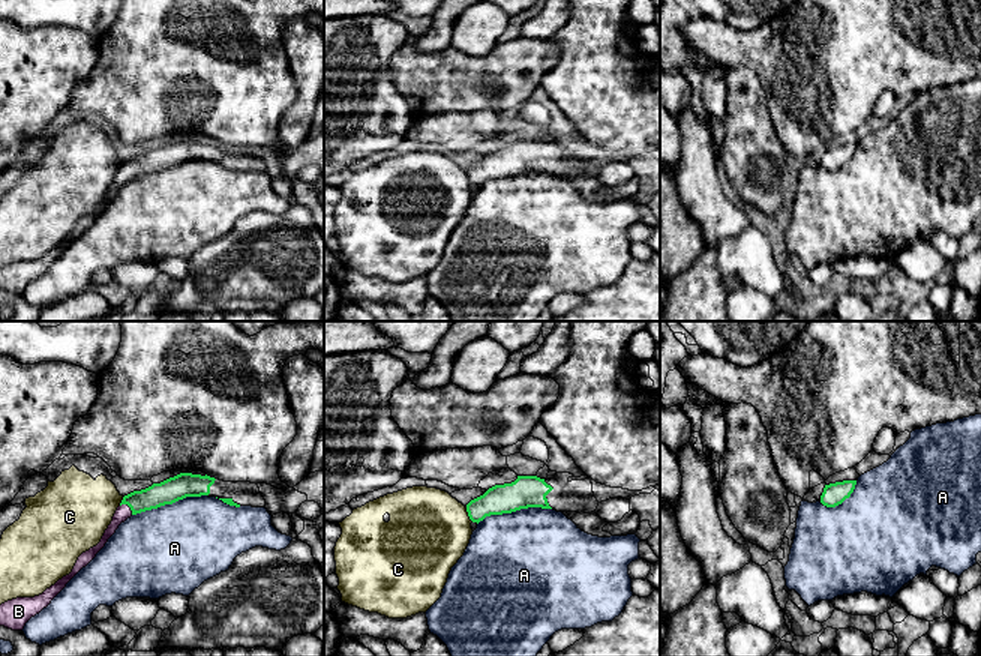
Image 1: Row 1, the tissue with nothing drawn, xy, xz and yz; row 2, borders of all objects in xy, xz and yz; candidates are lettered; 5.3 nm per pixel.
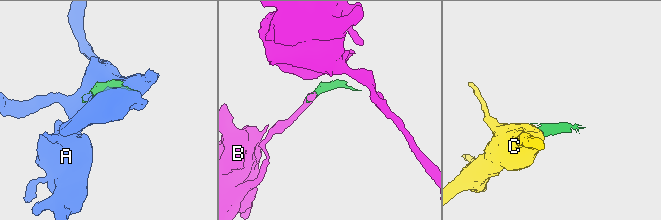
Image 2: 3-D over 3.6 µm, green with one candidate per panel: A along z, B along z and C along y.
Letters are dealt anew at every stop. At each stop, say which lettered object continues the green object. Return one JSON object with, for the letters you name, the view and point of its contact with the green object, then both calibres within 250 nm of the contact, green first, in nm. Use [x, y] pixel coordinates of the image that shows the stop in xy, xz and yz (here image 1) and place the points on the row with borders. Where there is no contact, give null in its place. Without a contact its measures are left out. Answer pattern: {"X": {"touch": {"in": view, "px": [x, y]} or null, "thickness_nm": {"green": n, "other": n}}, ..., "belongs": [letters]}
{"B": {"touch": {"in": "xy", "px": [128, 505]}, "thickness_nm": {"green": 130, "other": 80}}, "belongs": ["B"]}

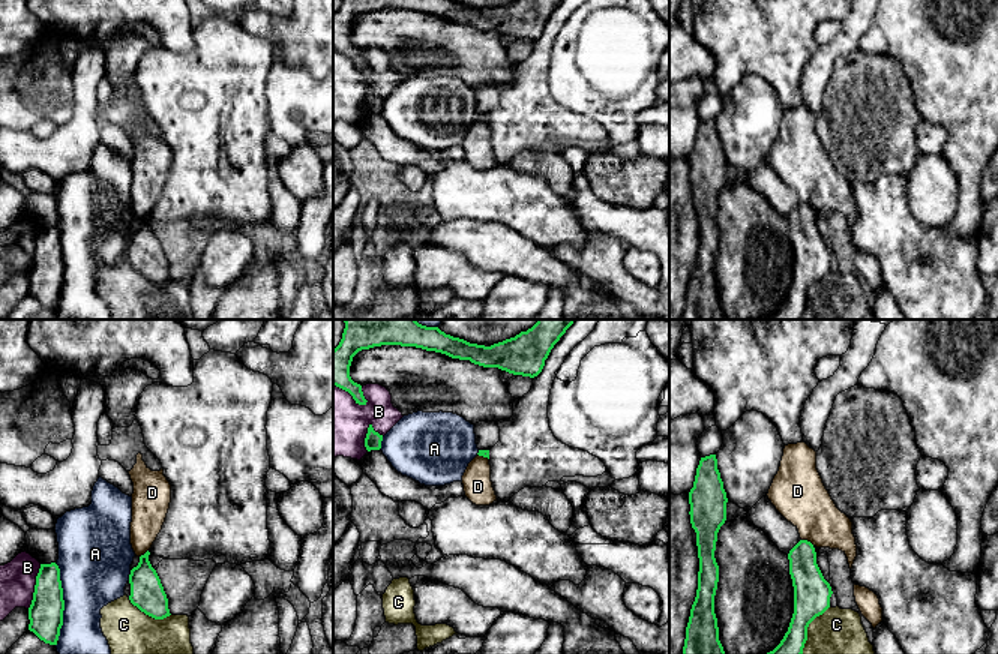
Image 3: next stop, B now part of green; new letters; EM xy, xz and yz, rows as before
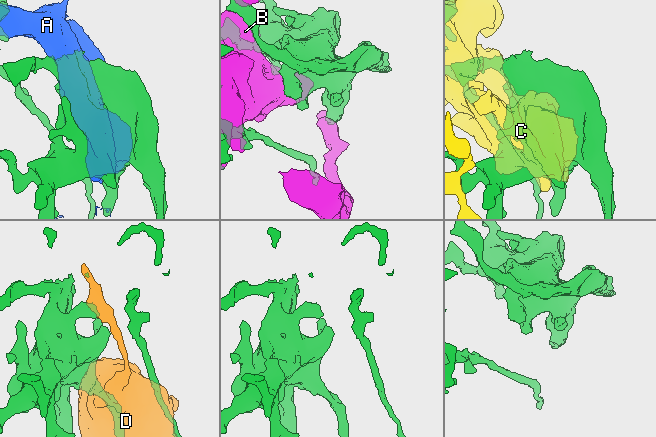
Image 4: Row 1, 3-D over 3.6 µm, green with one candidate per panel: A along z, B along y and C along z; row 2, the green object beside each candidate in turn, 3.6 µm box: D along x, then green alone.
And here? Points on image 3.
{"belongs": []}

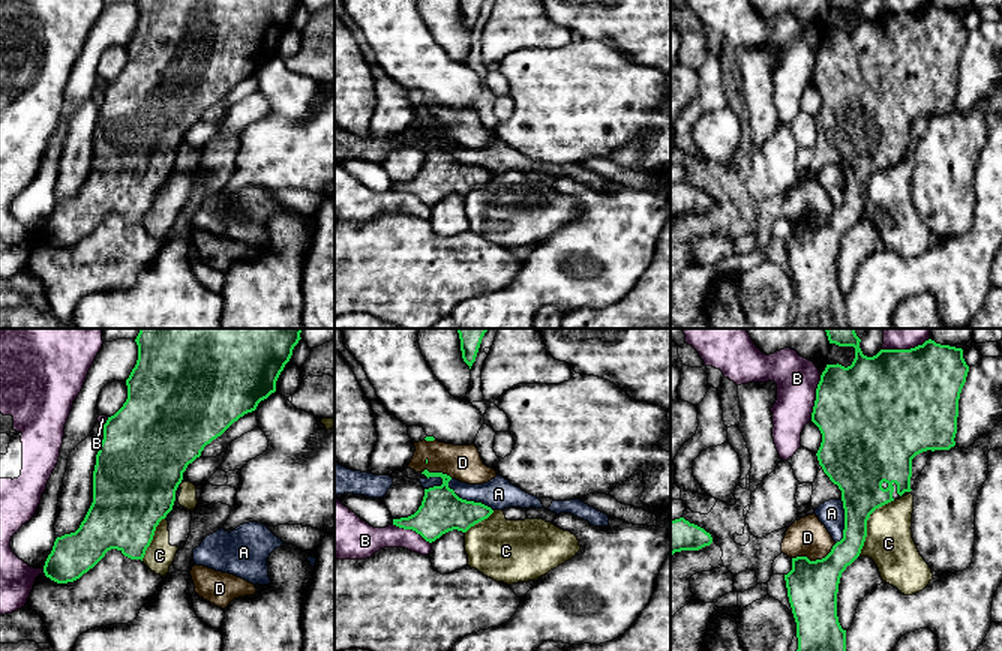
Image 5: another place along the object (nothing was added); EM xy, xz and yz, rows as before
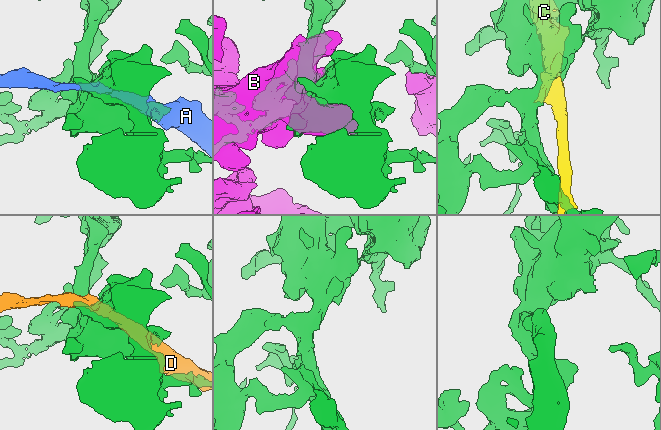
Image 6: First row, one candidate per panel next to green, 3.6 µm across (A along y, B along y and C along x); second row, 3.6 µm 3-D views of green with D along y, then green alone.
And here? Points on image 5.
{"belongs": []}

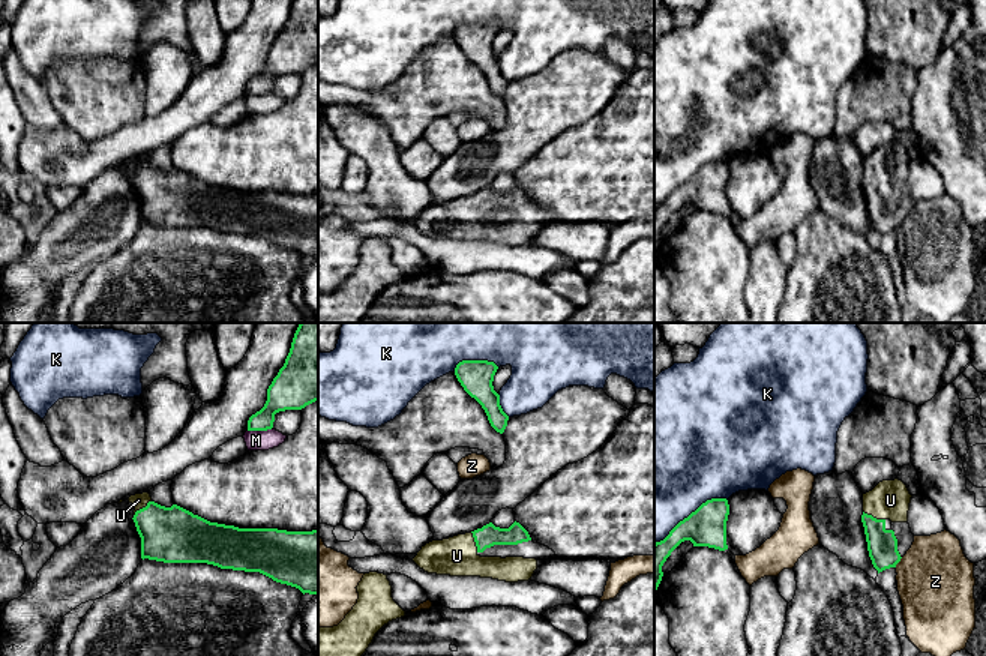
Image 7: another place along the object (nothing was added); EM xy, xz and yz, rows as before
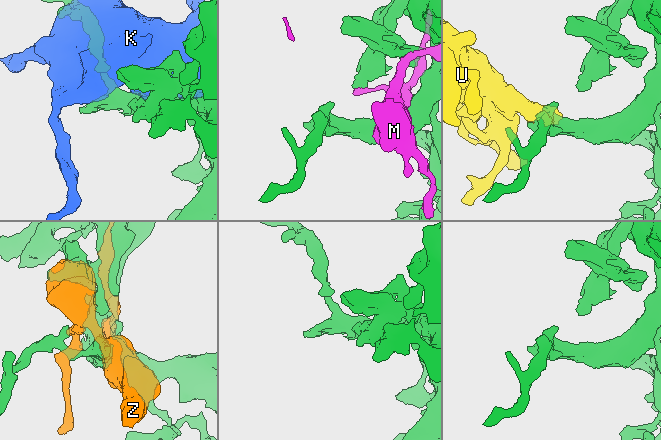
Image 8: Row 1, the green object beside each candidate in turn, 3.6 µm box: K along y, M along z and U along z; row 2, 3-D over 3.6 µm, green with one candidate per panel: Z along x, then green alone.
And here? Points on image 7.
{"U": {"touch": {"in": "yz", "px": [872, 517]}, "thickness_nm": {"green": 160, "other": 200}}, "belongs": ["U"]}

